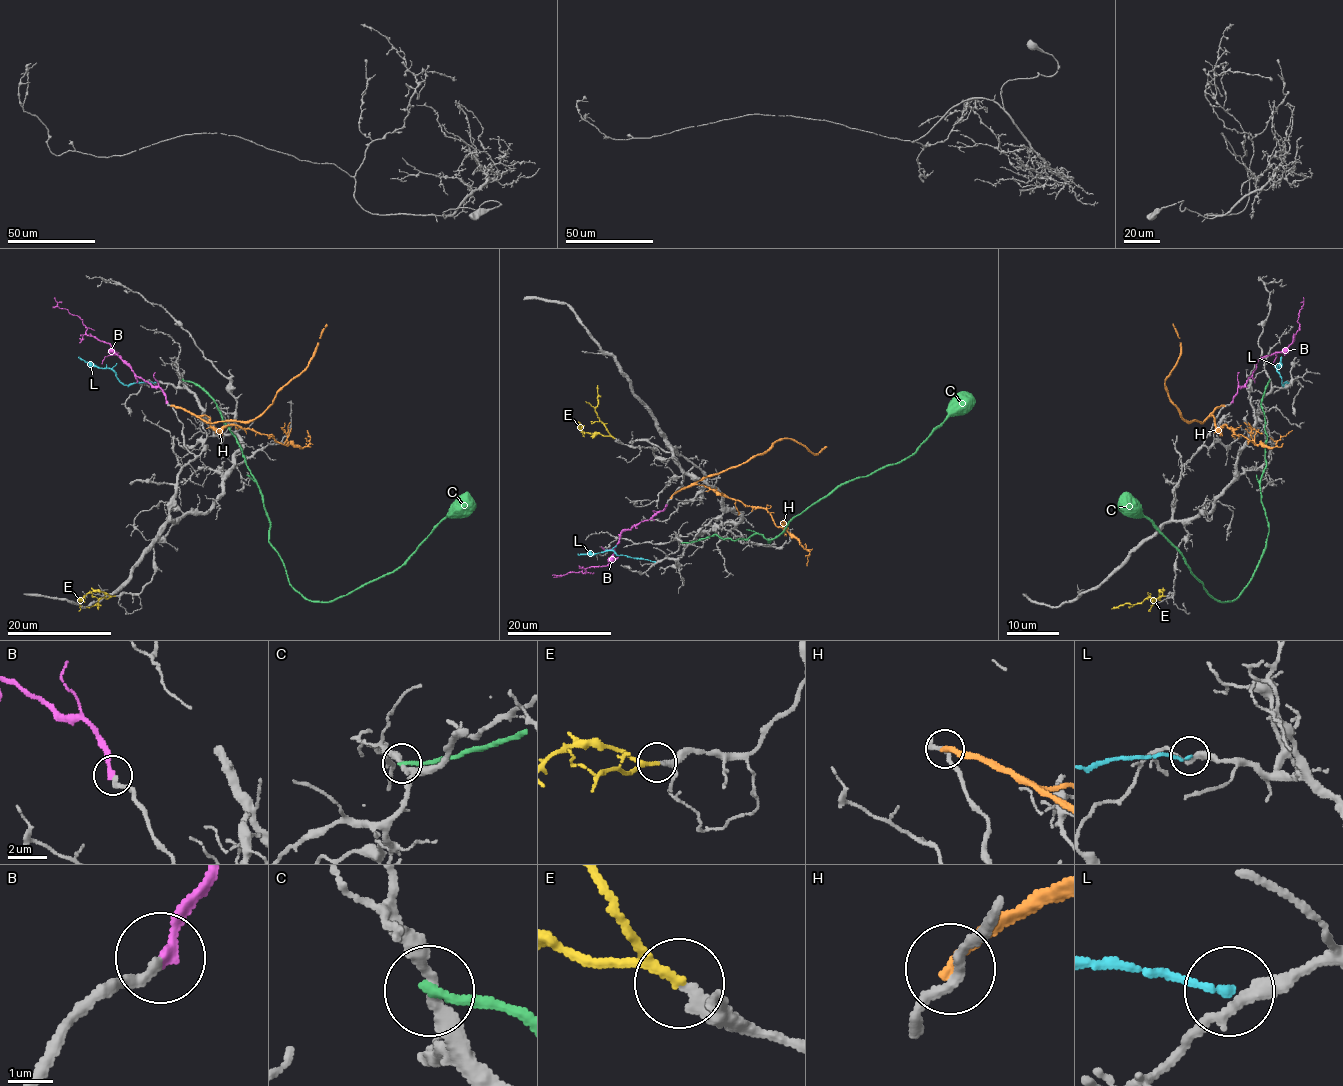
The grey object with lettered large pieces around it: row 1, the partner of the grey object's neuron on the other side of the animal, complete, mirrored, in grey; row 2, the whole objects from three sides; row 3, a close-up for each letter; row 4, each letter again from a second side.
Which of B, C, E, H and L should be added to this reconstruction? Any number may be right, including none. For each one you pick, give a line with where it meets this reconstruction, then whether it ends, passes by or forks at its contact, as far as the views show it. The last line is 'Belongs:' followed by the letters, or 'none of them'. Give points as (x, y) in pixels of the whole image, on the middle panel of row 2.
B: meets grey at (666, 505); it ends there
E: meets grey at (614, 438); it passes by
Belongs: B, E

